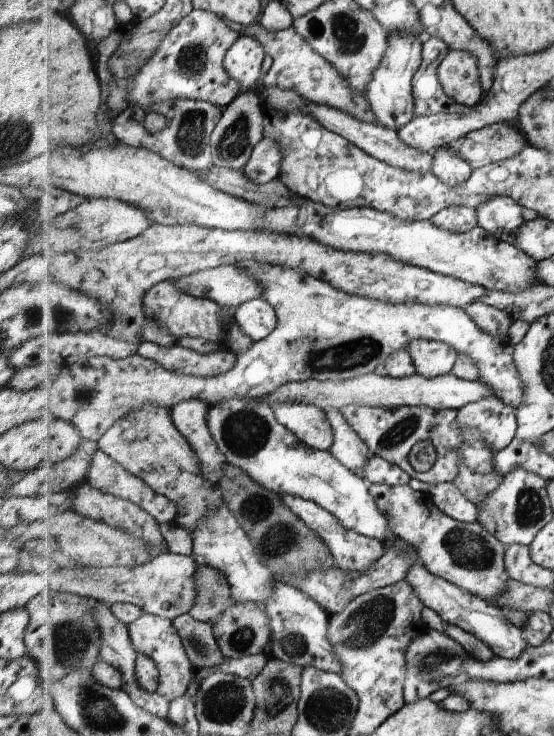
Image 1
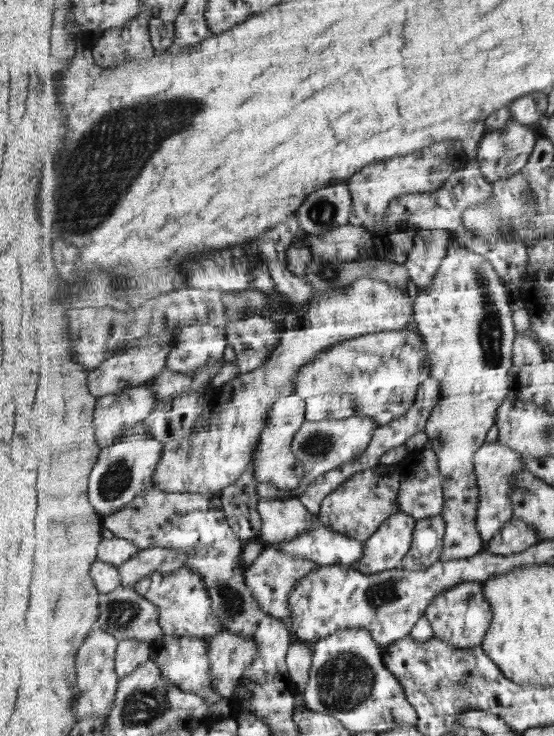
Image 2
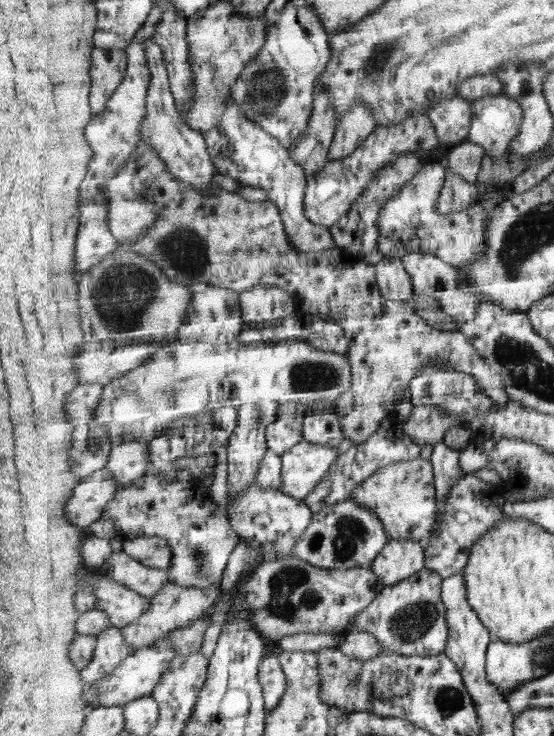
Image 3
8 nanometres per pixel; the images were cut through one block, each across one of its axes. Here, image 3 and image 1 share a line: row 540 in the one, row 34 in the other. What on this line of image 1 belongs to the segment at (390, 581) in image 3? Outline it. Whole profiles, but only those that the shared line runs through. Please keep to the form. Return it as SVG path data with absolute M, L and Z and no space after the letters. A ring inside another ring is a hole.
M415 34L390 35L390 50L374 74L370 87L367 88L371 110L375 112L379 125L399 131L415 118L414 77L422 64L424 42Z

